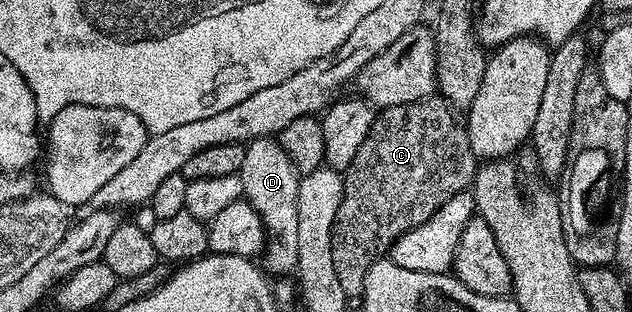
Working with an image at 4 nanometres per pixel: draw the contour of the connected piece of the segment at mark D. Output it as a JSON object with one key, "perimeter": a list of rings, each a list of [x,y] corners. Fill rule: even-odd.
{"perimeter":[[[256,138],[244,149],[239,178],[245,201],[248,201],[263,221],[269,240],[262,255],[262,269],[265,274],[288,274],[300,264],[298,256],[297,196],[300,187],[300,173],[282,149],[277,139]]]}

